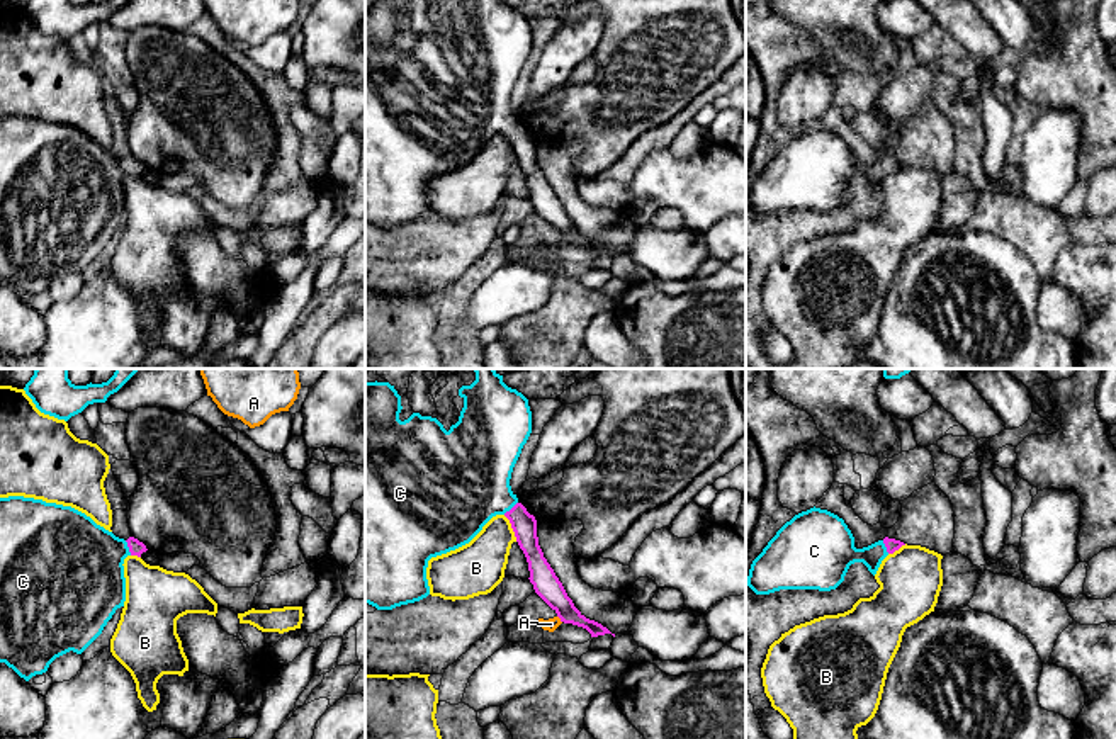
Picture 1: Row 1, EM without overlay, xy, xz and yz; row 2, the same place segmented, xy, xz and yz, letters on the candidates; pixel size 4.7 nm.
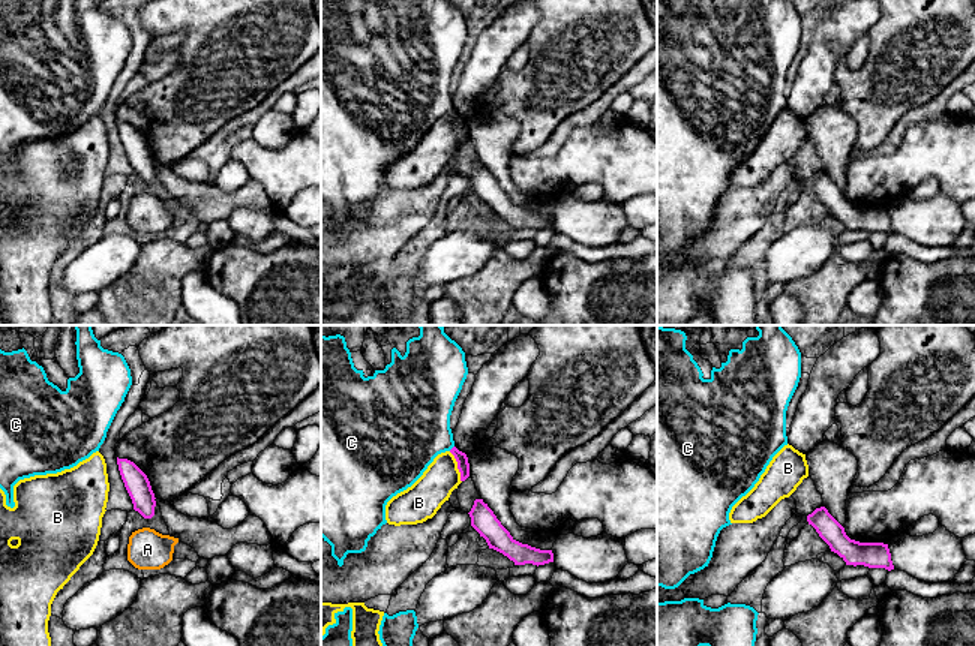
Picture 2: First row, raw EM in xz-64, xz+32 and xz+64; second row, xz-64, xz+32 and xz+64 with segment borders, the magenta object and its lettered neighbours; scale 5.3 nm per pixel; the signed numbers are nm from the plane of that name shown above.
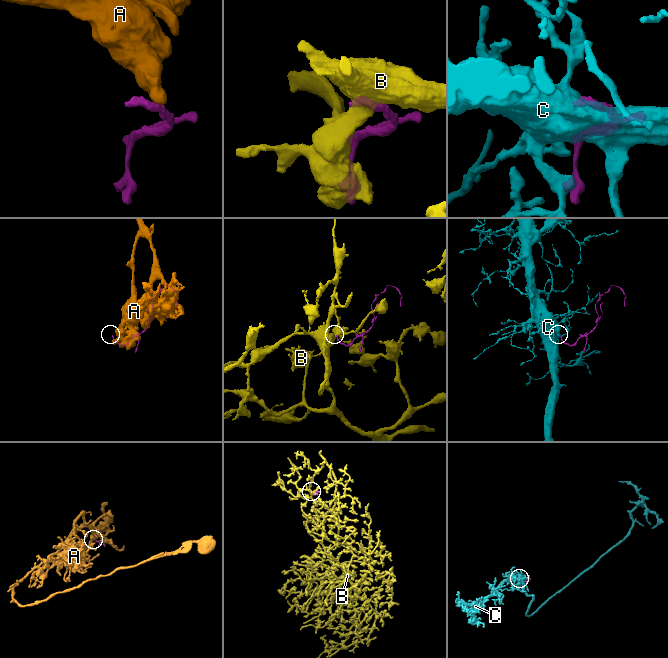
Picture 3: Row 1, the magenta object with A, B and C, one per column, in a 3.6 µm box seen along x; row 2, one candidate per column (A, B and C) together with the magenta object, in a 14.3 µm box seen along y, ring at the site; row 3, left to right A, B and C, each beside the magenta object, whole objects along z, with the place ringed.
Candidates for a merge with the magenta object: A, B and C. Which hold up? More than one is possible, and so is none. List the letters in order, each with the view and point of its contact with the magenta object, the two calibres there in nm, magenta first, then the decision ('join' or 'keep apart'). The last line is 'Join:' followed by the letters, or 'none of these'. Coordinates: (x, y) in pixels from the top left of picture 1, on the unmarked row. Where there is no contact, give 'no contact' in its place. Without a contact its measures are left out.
A: xz (559, 236) | 120/60 nm | keep apart
B: xz (512, 146) | 120/240 nm | keep apart
C: xy (128, 165) | 70/420 nm | join
Join: C

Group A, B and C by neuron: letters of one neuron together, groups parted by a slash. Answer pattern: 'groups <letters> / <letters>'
groups A / B / C

